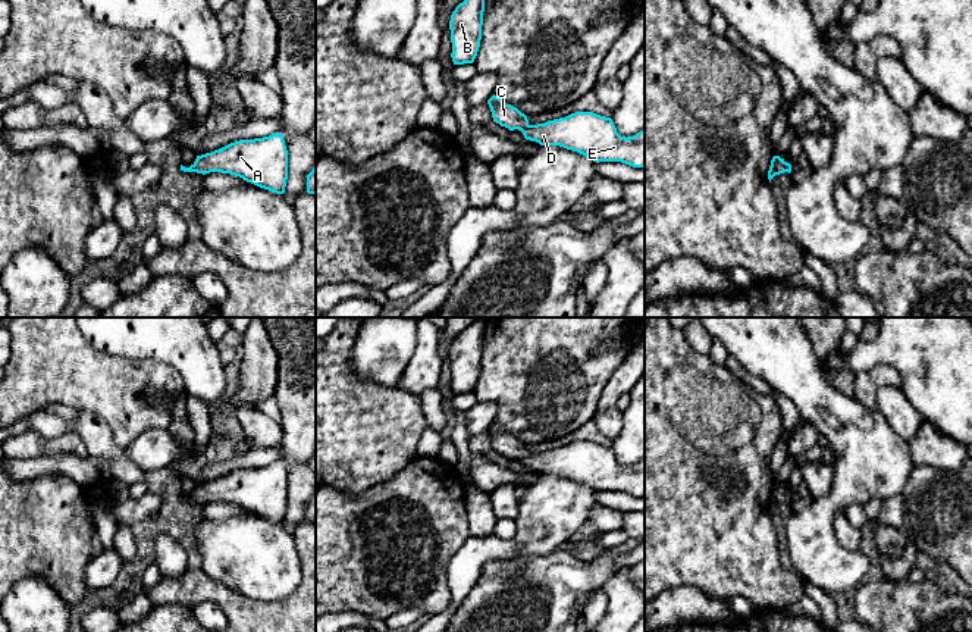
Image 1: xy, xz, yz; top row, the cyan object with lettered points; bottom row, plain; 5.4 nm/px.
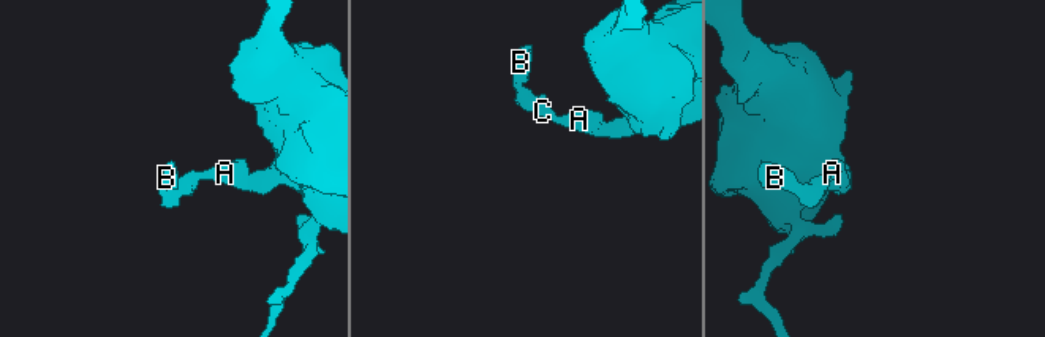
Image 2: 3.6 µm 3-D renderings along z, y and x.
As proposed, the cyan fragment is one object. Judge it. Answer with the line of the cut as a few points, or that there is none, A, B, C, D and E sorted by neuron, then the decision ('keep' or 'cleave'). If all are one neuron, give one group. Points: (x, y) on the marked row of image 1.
no cut | A B C D E | keep

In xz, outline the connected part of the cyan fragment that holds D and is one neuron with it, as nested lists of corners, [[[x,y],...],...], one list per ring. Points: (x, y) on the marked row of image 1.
[[[495,94],[487,104],[493,122],[509,131],[521,131],[526,140],[540,146],[559,146],[596,163],[621,162],[633,168],[645,168],[645,129],[633,137],[621,137],[611,118],[593,112],[576,112],[565,118],[530,125],[524,113]]]

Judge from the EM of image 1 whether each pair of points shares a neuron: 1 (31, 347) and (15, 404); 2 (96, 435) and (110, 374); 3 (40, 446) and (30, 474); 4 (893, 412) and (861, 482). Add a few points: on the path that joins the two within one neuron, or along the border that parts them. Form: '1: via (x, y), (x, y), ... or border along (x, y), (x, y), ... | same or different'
1: via (31, 362), (31, 381), (22, 390) | same
2: border along (80, 409), (96, 413), (119, 446) | different
3: border along (69, 453), (15, 459) | different
4: border along (877, 407), (887, 424), (908, 443) | different

